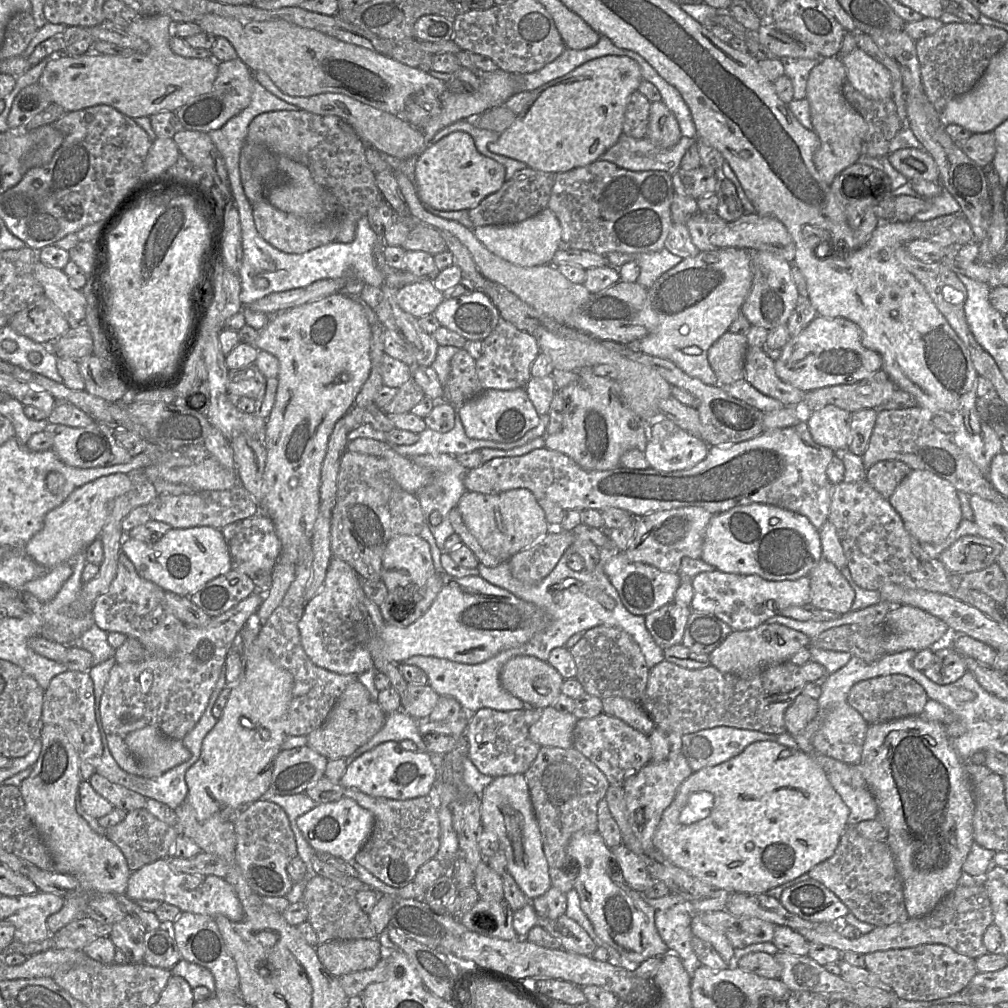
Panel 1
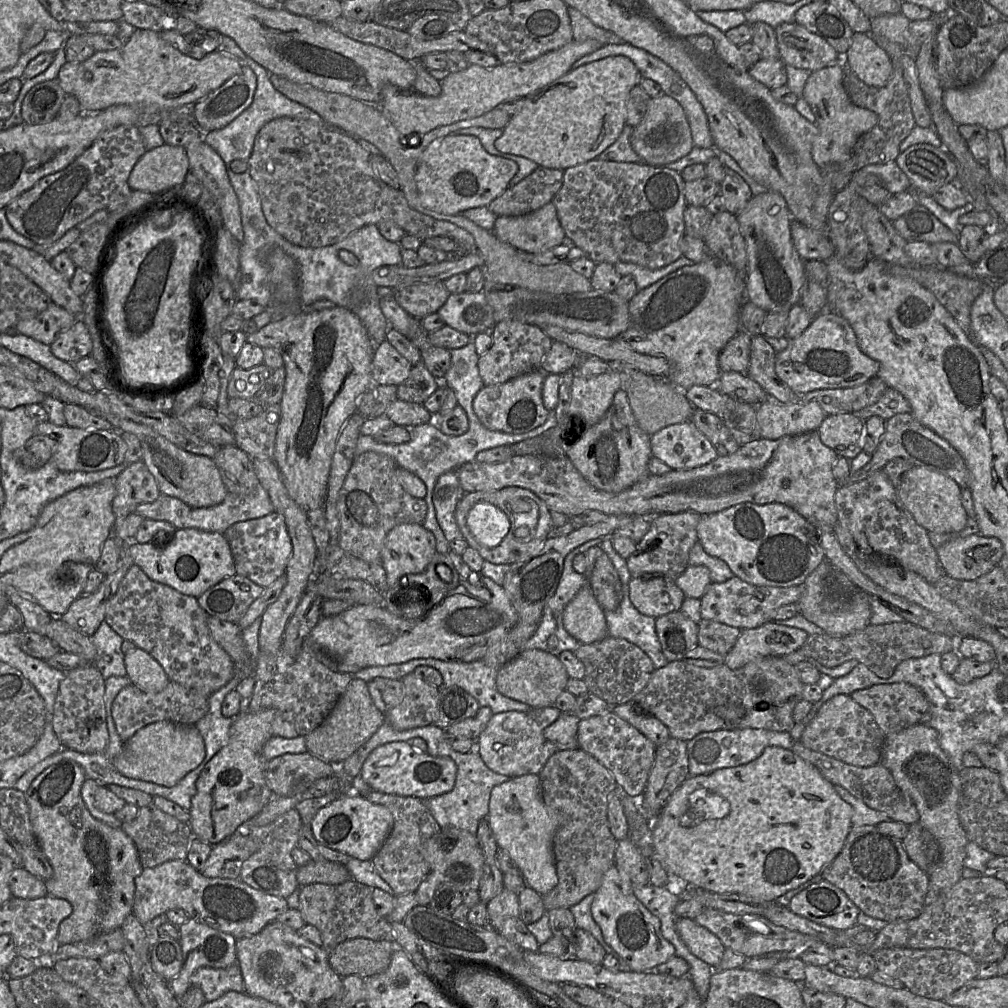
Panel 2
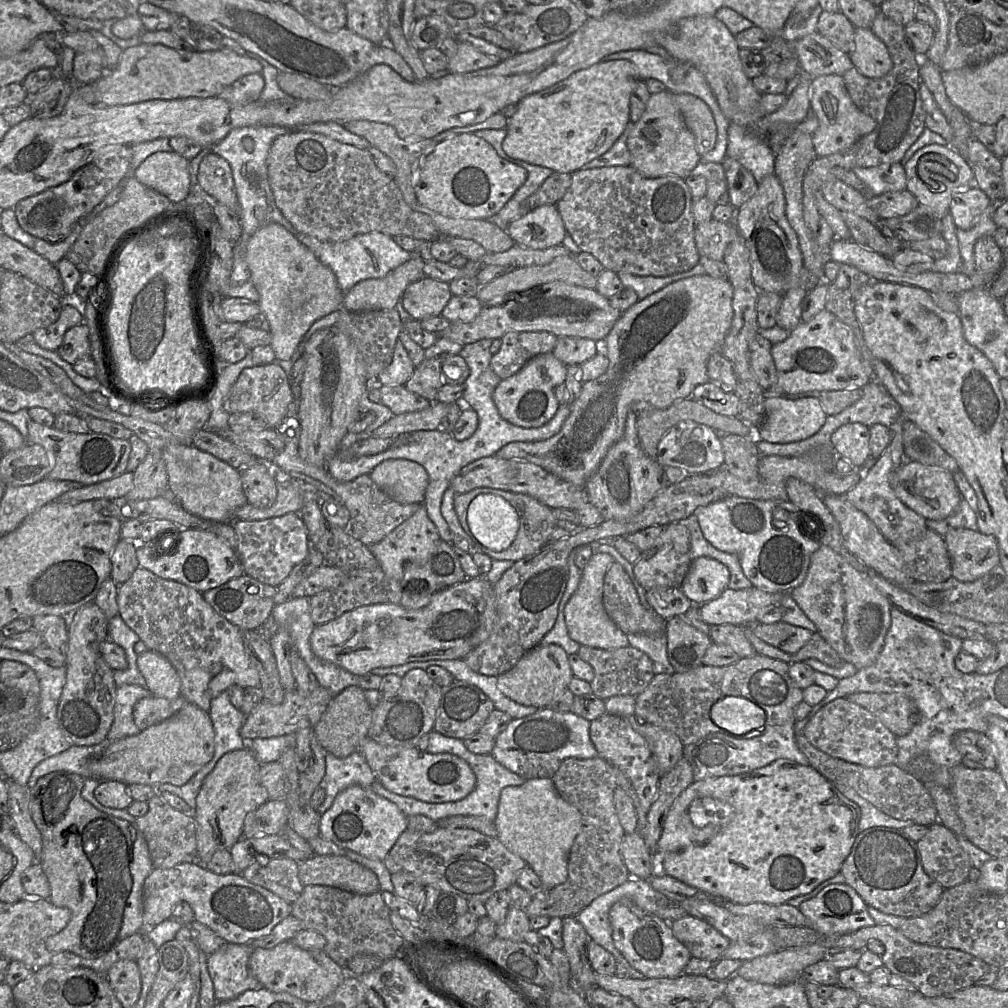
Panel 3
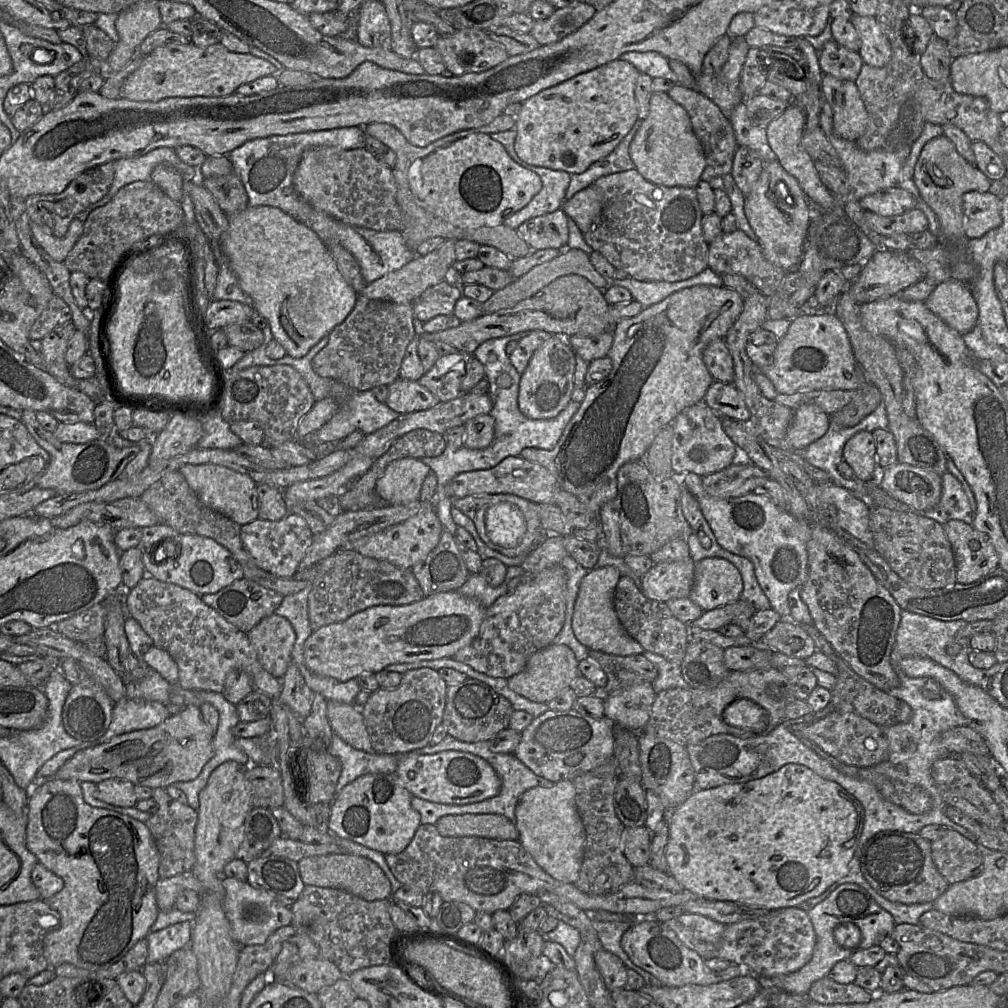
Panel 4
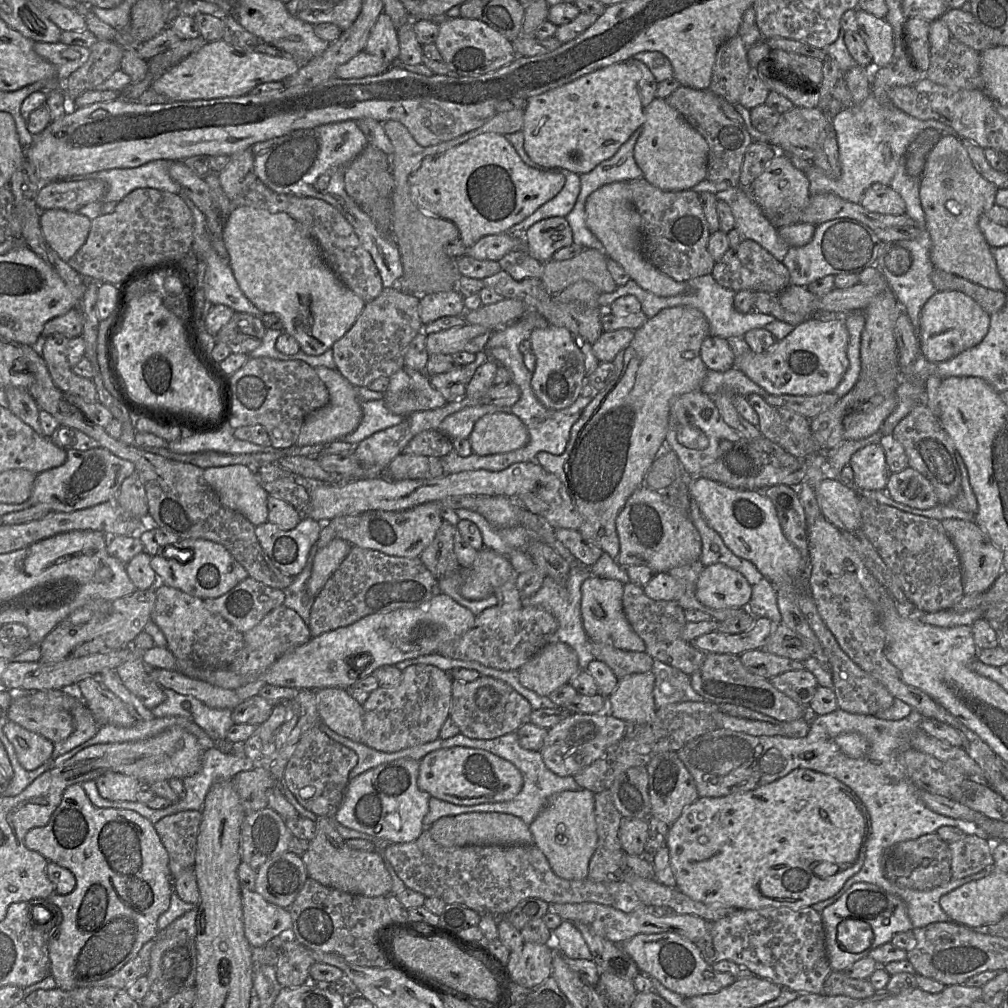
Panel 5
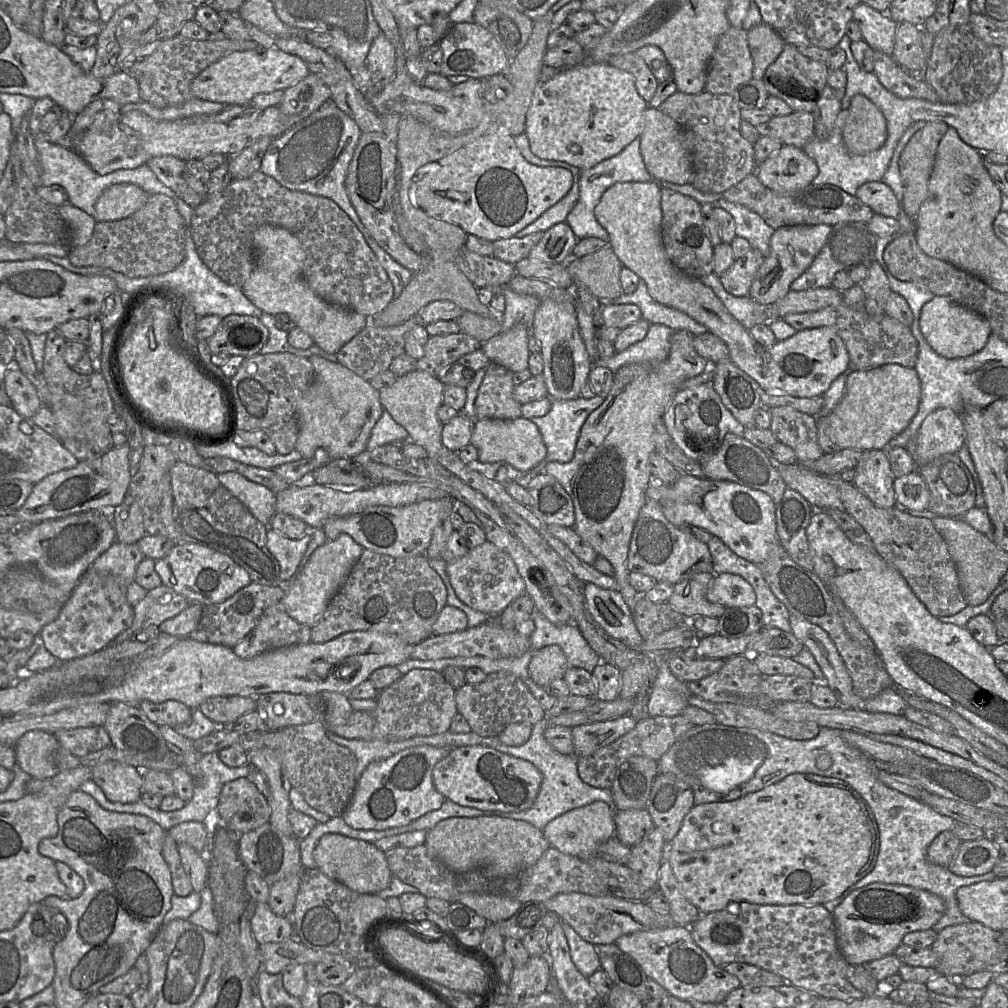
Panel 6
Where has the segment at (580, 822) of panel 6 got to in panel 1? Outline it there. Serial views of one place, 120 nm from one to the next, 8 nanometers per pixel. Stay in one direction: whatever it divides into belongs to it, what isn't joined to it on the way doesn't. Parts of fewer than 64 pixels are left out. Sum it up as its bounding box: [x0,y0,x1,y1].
[479,774,551,900]

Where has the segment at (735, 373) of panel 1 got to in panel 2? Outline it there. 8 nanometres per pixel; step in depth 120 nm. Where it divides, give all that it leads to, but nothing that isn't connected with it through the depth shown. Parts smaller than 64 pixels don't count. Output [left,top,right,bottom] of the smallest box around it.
[719,331,751,373]

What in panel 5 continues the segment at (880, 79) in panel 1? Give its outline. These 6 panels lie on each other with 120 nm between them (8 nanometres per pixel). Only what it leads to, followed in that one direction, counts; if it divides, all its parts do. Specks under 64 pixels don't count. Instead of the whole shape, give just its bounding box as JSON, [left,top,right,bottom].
[856,9,894,68]

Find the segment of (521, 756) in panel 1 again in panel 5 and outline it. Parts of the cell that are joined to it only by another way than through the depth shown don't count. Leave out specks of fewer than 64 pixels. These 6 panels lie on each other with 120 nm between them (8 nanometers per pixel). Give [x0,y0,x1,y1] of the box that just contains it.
[539,710,626,777]

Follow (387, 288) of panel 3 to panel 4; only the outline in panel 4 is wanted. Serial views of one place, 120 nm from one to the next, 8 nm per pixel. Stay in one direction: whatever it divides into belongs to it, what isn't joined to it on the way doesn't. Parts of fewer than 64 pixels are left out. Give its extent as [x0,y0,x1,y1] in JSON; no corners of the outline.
[359,239,460,304]

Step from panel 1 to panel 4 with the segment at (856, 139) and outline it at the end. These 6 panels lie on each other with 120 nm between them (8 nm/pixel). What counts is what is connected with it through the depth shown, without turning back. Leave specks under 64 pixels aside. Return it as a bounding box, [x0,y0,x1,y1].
[820,75,868,140]

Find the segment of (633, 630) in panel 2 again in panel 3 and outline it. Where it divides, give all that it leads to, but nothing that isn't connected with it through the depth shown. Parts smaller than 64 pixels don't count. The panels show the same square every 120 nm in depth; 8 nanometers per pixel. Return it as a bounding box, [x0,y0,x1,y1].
[627,634,675,675]

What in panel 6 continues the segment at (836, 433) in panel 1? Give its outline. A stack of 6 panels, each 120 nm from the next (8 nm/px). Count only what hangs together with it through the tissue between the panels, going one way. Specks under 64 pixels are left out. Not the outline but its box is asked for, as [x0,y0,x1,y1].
[853,449,896,508]

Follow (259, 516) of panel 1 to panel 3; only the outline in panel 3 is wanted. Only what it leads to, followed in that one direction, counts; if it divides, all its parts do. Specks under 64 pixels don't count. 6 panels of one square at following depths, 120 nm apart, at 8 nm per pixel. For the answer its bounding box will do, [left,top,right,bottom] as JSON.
[232,512,310,587]

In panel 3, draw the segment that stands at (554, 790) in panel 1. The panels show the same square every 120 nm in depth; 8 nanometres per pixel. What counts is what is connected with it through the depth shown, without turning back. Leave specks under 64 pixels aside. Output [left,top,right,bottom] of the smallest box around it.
[526,757,630,917]

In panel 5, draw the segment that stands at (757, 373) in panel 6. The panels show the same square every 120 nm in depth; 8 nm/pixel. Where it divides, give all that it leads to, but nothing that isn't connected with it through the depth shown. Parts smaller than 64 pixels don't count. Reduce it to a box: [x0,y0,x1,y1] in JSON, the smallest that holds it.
[585,181,848,395]

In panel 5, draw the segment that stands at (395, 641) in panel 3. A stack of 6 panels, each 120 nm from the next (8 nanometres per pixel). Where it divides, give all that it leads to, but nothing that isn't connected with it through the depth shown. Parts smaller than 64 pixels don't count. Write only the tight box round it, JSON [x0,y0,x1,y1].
[260,593,476,690]

